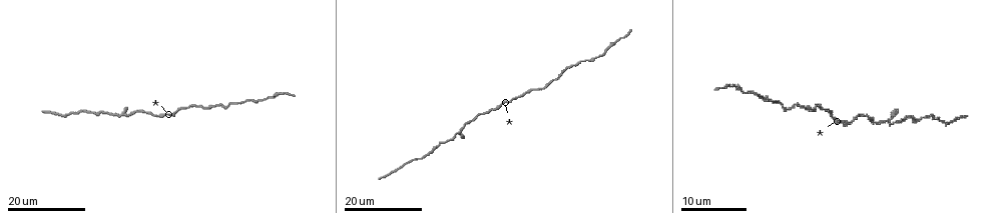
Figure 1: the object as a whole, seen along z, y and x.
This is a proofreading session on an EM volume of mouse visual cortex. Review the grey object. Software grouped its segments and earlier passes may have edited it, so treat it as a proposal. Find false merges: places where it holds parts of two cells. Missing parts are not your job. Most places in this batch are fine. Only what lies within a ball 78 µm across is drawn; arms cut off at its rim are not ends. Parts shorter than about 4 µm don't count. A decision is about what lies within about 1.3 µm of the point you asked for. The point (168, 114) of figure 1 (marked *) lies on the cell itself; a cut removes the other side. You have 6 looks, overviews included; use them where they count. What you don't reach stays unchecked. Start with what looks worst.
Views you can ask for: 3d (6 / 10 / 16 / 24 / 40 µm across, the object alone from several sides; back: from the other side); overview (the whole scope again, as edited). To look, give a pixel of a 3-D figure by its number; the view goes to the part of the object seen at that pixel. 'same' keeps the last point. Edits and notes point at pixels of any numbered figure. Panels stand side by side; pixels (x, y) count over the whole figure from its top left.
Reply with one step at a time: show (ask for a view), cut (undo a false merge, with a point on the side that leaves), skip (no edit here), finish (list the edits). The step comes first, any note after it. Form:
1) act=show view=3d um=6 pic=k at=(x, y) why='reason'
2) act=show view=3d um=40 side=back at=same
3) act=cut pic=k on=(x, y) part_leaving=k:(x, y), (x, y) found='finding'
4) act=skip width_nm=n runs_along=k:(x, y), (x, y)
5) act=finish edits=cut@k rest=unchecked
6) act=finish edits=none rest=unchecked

act=show view=3d um=24 pic=1 at=(474, 118)

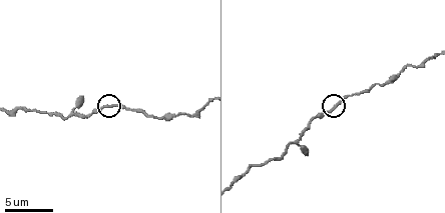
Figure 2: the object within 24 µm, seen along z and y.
act=show view=3d um=10 pic=2 at=(331, 111) why='zoom in'

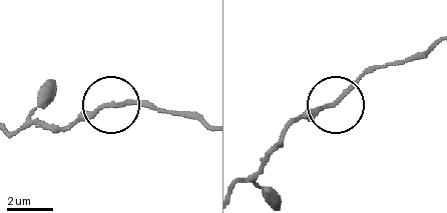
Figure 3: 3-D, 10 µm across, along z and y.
act=skip width_nm=170 found='all the same cell'

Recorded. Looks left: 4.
act=show view=3d um=24 pic=1 at=(599, 57) why='calibre changes'

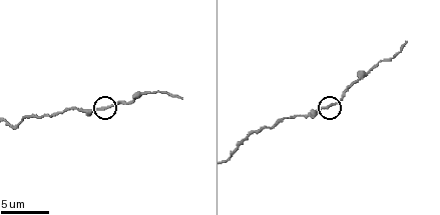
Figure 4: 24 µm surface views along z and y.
act=show view=3d um=10 pic=4 at=(100, 109)

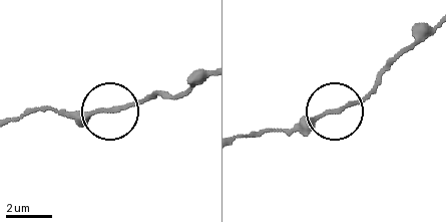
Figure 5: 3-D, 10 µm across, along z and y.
act=skip runs_along=5:(14, 121), (48, 107), (111, 114), (155, 95) found='all the same cell'

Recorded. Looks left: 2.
act=show view=3d um=24 pic=1 at=(77, 114) why='narrows sharply'

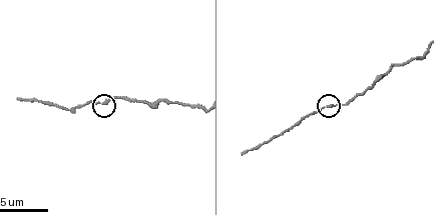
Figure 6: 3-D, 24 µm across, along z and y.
act=show view=3d um=10 pic=6 at=(98, 102)

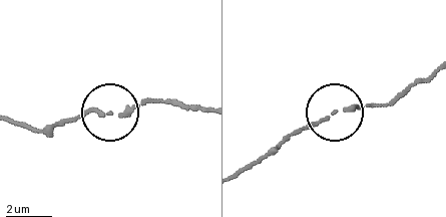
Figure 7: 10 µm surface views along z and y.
act=skip found='one cell here'

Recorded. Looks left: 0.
act=finish edits=none rest=unchecked

